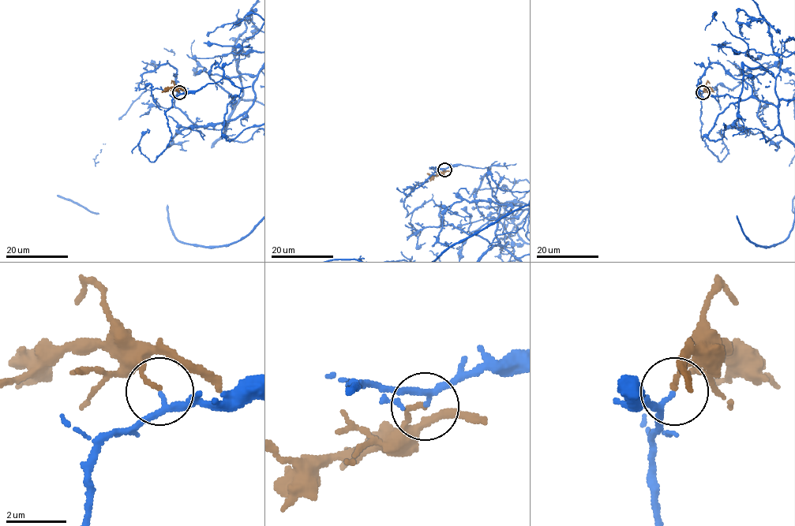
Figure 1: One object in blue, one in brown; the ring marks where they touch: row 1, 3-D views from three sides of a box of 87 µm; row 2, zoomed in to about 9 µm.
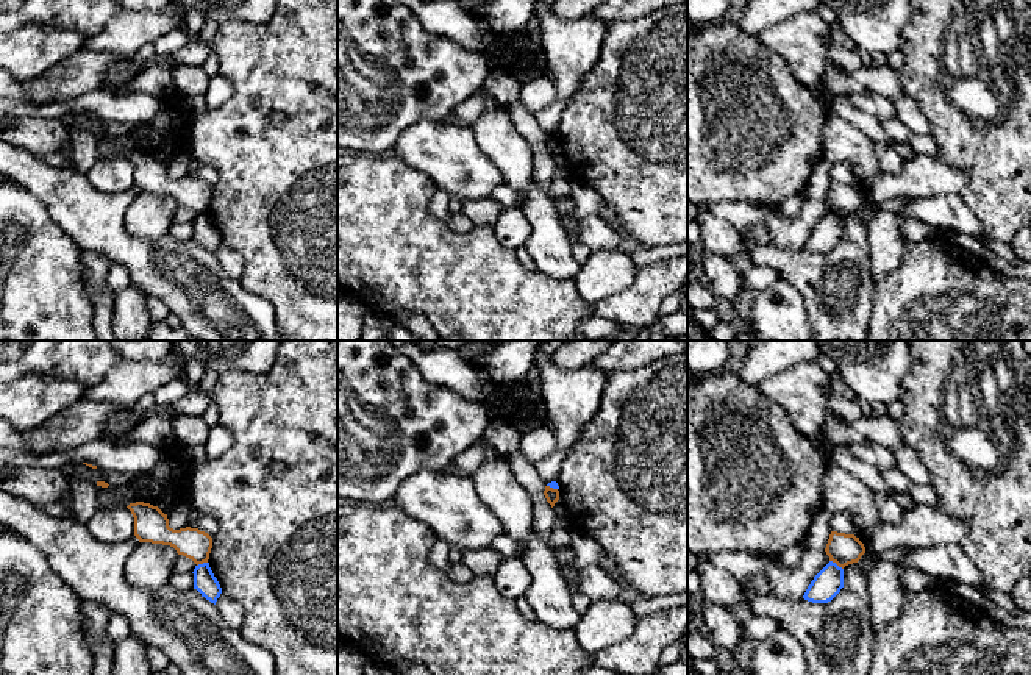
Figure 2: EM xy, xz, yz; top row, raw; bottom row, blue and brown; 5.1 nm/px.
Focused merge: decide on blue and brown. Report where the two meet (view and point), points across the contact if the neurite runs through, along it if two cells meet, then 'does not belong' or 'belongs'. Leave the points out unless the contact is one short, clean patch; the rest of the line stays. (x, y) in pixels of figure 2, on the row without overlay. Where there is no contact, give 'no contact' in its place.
contact yz (834, 213); border yz (830, 210), (842, 219); does not belong

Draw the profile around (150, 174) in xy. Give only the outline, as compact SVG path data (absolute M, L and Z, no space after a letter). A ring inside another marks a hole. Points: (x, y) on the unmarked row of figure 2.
M136 152L127 158L134 167L134 186L139 192L170 195L197 216L208 212L212 198L212 188L208 183L191 177L170 178L167 164L150 153Z

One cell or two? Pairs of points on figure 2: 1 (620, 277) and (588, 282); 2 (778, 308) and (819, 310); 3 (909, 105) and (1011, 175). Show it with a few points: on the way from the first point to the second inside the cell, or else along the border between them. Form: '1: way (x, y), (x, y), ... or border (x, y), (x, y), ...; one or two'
1: way (613, 277), (600, 277), (595, 282); one
2: border (786, 278), (800, 294), (811, 324); two
3: border (903, 92), (922, 111), (931, 135); two

